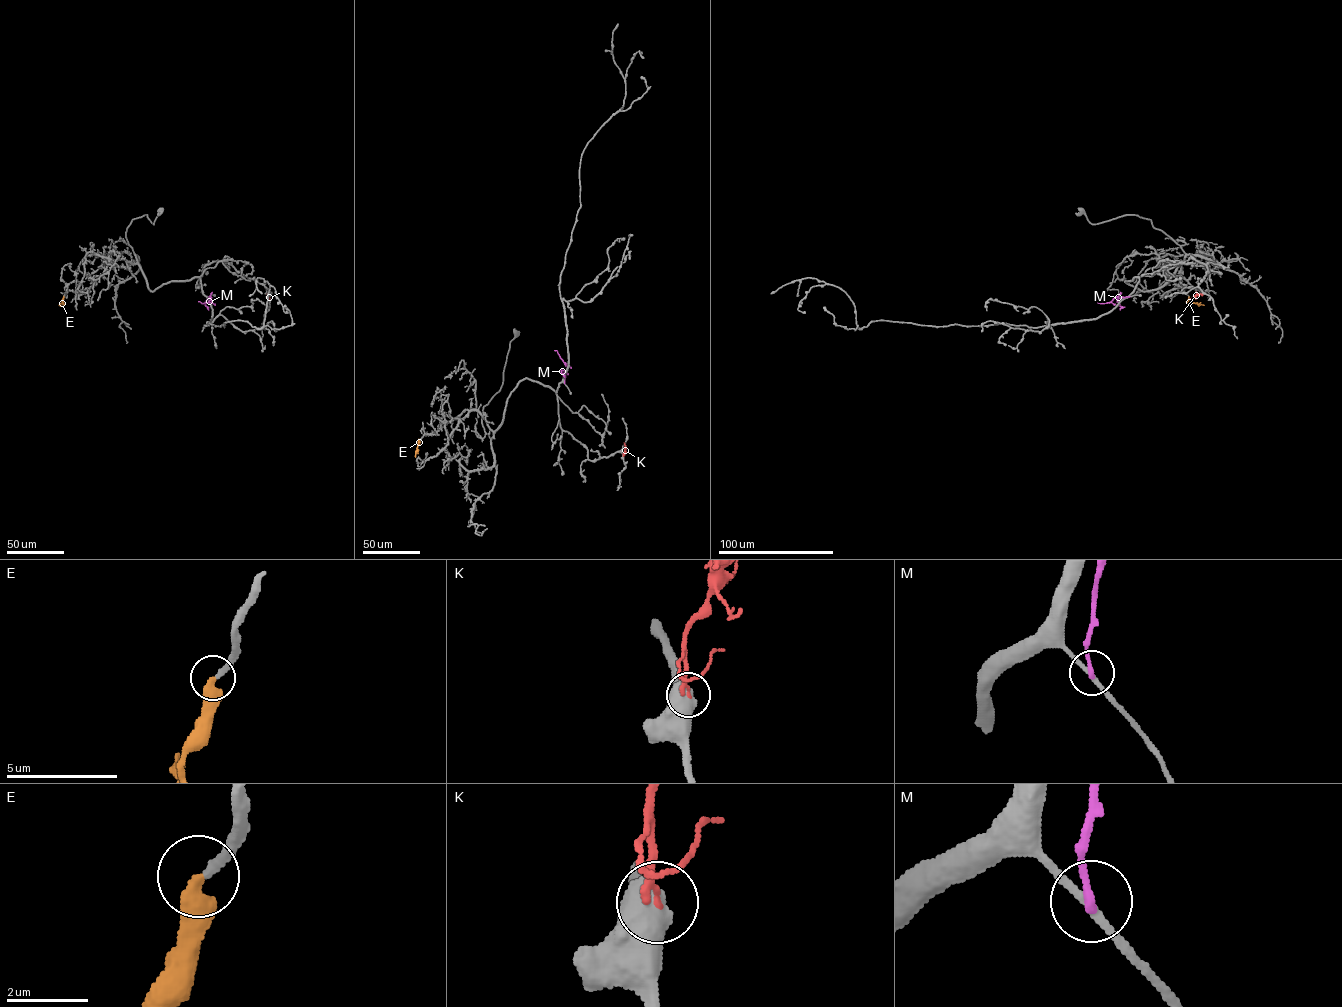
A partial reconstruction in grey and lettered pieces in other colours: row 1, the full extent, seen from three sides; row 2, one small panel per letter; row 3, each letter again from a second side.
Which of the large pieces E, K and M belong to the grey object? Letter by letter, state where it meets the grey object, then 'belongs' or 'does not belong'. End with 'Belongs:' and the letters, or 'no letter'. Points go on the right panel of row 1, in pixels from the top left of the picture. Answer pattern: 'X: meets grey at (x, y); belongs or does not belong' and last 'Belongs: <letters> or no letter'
E: meets grey at (1188, 296); belongs
K: meets grey at (1203, 294); does not belong
M: meets grey at (1130, 296); does not belong
Belongs: E

